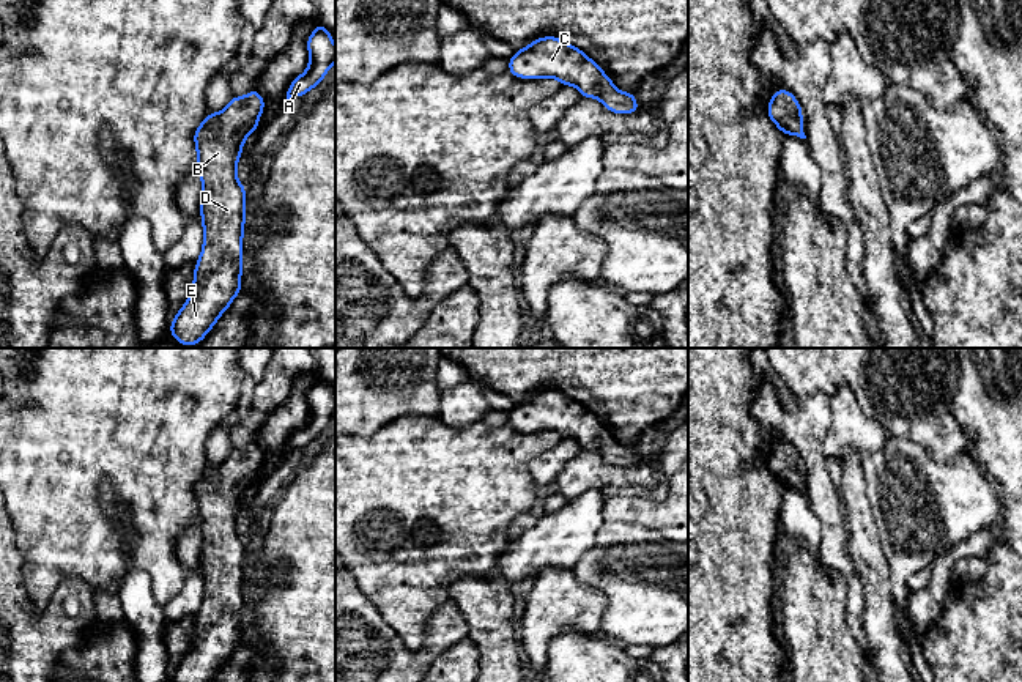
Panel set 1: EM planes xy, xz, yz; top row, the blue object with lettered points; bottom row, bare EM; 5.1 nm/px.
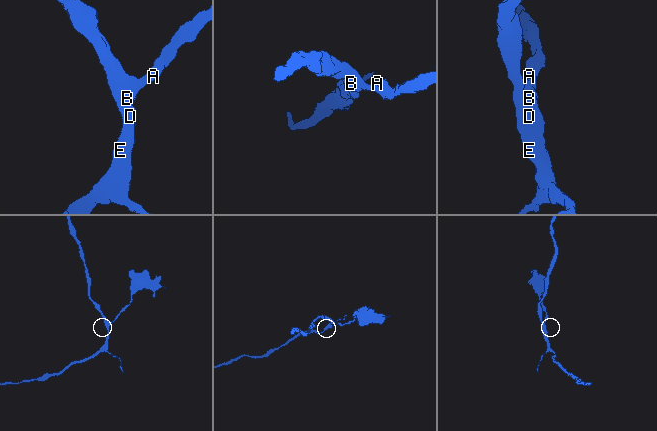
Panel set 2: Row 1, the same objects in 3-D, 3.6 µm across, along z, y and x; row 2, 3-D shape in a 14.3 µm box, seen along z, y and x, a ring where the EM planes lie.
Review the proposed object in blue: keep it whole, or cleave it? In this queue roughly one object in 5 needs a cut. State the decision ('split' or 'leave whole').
leave whole

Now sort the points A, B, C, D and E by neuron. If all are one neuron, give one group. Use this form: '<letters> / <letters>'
A B C D E

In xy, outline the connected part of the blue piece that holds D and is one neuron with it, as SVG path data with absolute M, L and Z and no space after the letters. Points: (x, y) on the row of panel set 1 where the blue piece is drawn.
M254 88L244 98L231 96L228 106L217 113L208 113L194 132L198 175L203 184L200 214L203 222L203 249L195 263L191 296L170 323L170 334L181 345L197 345L211 331L217 318L228 309L243 290L243 233L246 189L236 180L236 164L244 140L258 128L265 99Z

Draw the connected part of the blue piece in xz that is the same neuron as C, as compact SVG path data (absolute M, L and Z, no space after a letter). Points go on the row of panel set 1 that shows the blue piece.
M545 36L517 50L509 60L509 72L520 79L553 77L562 85L576 87L584 98L597 98L614 113L639 112L633 93L624 93L583 50L572 44Z

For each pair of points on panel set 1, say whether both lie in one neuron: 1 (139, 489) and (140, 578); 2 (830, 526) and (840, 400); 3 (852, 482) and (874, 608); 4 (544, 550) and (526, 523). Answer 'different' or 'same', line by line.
1: different
2: different
3: same
4: different

